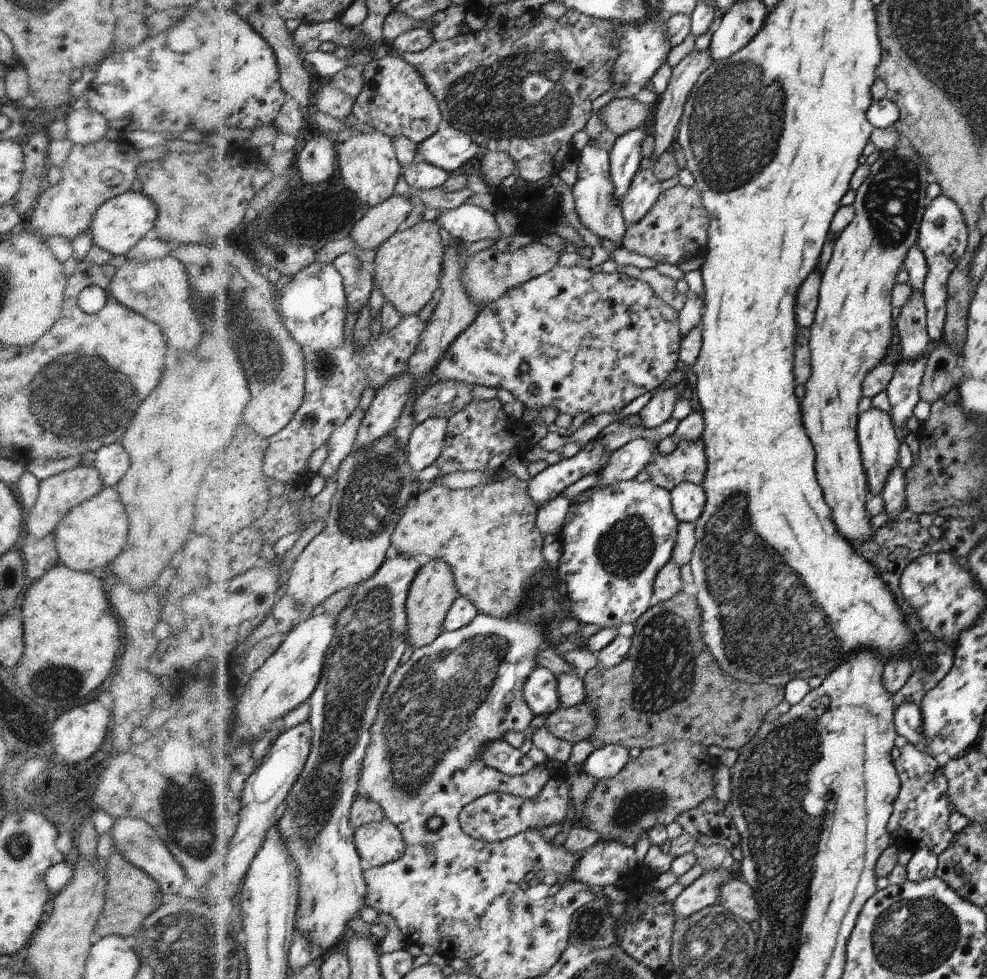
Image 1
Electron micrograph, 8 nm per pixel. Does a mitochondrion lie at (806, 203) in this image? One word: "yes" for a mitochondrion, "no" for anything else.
no

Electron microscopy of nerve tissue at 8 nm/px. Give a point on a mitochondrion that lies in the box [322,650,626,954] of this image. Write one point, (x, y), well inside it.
(588, 921)

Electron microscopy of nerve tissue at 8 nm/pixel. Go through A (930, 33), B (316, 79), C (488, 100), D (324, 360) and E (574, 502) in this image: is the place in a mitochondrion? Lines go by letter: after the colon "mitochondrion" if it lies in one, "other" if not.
A: mitochondrion
B: other
C: mitochondrion
D: mitochondrion
E: other

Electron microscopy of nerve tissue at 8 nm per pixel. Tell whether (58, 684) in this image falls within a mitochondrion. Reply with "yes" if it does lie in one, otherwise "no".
yes

